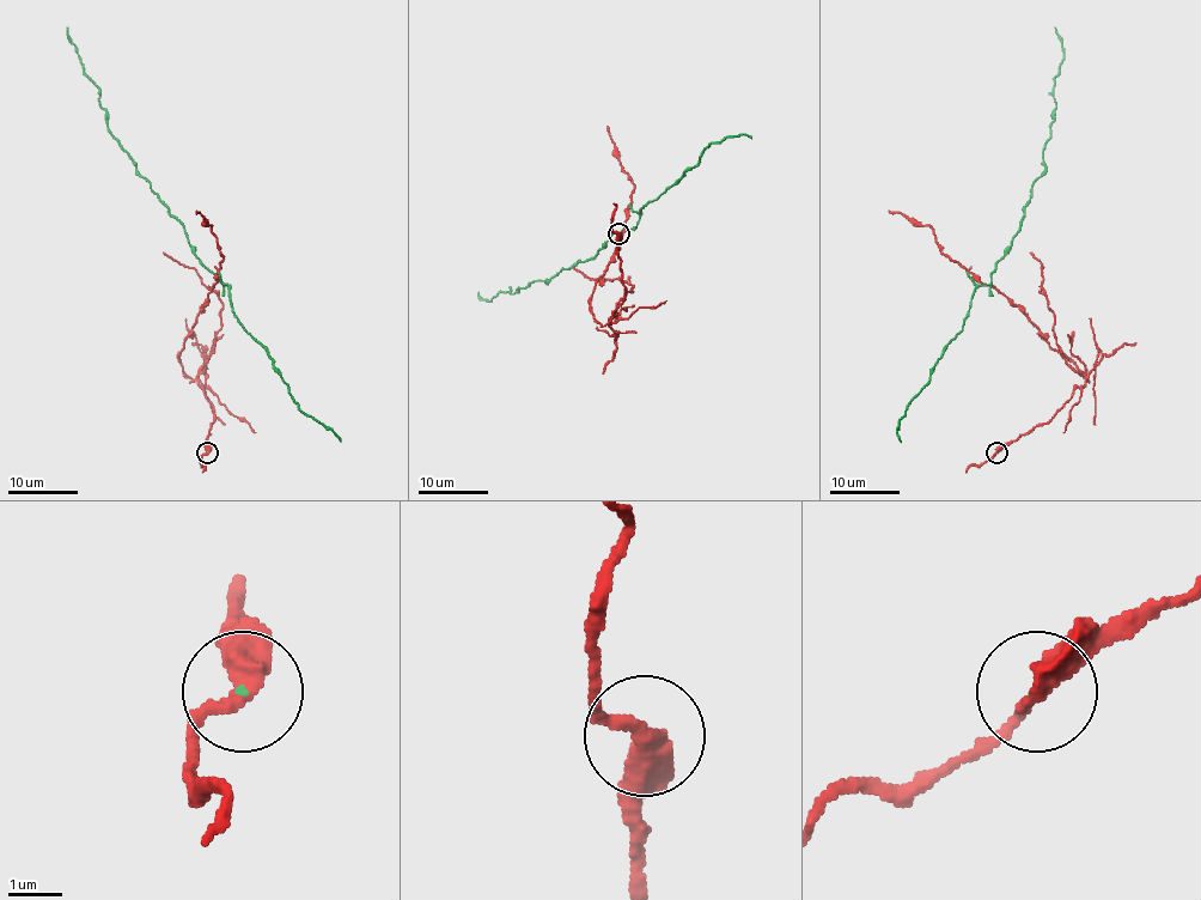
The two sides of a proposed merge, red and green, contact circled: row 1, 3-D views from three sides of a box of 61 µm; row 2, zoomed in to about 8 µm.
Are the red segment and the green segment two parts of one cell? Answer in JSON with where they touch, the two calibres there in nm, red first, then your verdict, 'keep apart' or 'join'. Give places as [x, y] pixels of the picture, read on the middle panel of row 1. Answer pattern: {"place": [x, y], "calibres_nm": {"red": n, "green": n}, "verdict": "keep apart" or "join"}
{"place": [619, 233], "calibres_nm": {"red": 380, "green": 70}, "verdict": "keep apart"}

